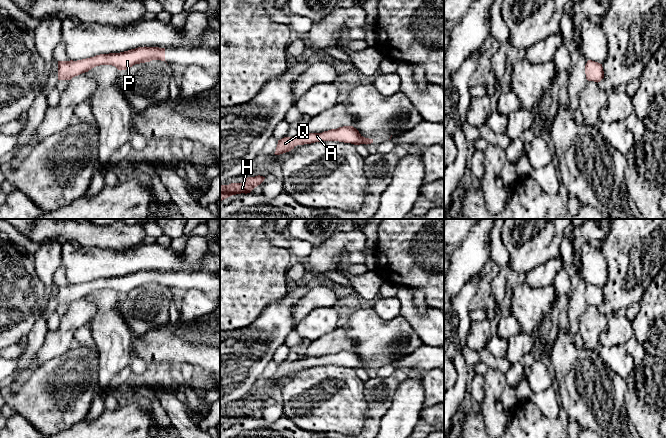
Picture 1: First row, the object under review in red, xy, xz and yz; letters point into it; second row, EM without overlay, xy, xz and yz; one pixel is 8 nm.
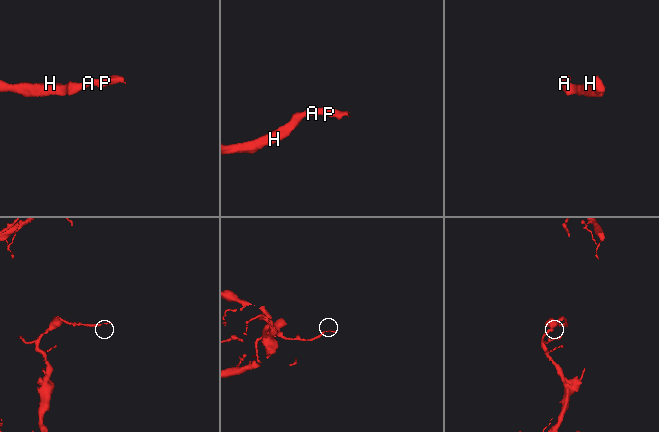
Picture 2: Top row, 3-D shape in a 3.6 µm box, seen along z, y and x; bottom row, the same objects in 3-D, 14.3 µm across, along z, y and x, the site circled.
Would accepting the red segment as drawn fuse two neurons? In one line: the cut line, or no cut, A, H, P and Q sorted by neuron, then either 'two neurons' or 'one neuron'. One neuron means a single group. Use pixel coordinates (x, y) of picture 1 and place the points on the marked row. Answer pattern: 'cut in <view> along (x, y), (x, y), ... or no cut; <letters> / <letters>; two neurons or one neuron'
no cut; A H P Q; one neuron

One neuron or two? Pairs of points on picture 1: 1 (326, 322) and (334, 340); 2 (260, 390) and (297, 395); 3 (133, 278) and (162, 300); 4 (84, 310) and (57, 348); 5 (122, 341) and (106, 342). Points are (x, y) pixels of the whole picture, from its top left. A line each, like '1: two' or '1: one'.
1: two
2: two
3: two
4: one
5: one

